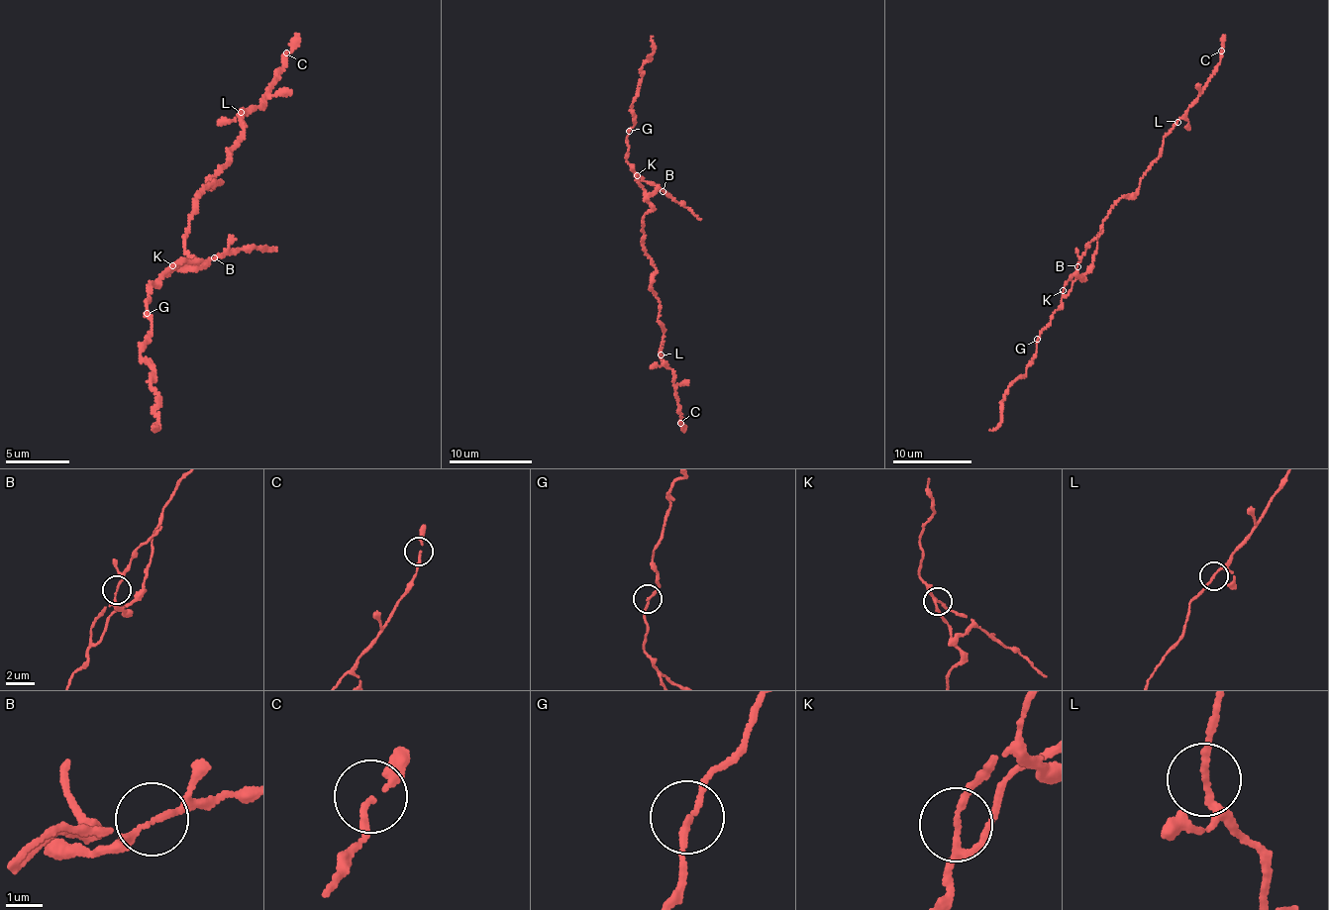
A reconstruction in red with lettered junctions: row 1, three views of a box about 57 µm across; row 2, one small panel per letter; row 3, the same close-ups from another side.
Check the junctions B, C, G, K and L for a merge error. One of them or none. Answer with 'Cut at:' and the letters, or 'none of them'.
Cut at: none of them

